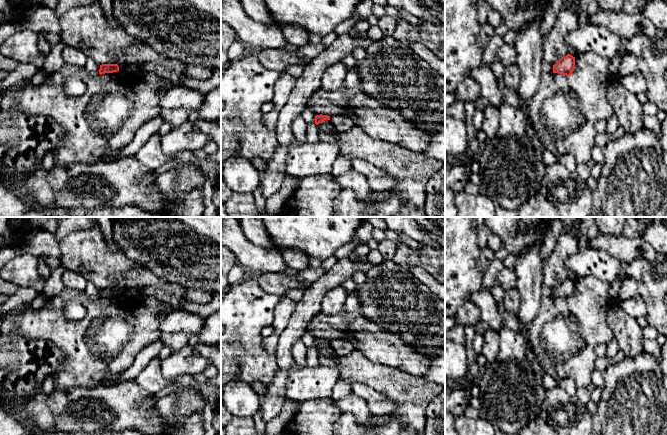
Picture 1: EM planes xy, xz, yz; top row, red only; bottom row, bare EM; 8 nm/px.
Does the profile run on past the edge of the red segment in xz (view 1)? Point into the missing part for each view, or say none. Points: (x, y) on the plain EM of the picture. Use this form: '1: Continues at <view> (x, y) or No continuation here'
1: No continuation here

